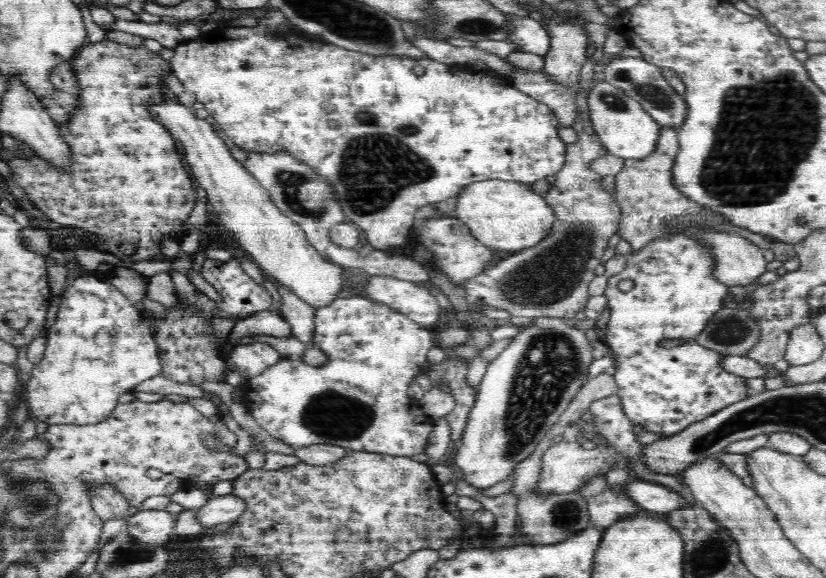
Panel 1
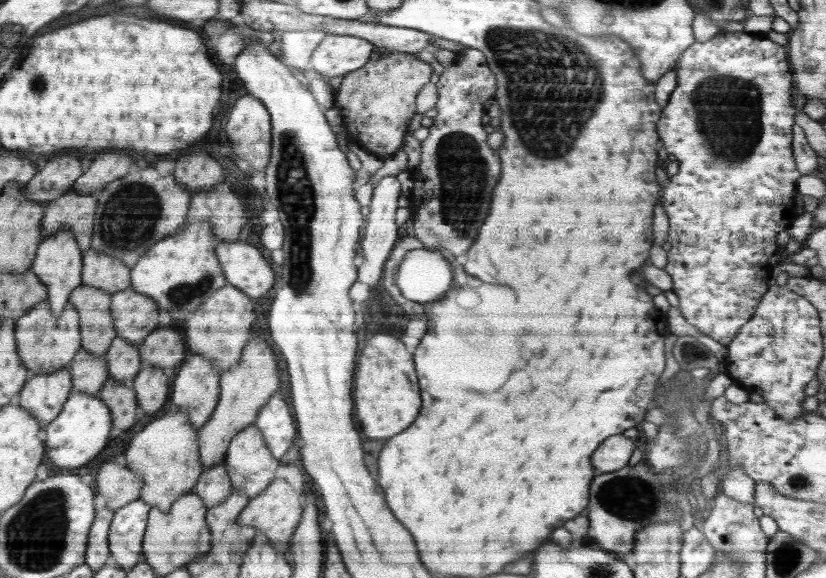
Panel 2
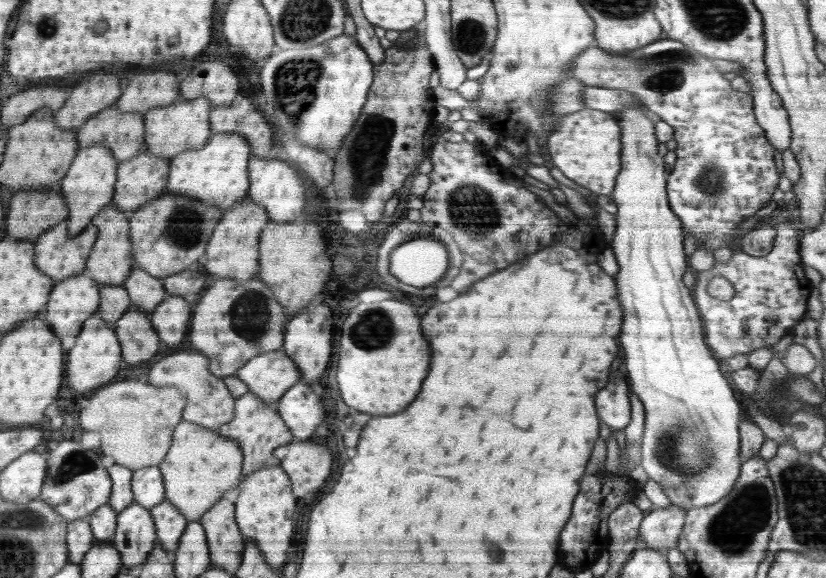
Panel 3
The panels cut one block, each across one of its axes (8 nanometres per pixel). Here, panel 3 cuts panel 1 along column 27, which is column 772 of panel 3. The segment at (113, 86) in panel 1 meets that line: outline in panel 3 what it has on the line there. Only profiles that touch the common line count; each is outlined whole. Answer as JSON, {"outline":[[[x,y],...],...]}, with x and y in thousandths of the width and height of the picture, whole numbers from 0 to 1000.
{"outline":[[[811,66],[797,67],[782,80],[763,87],[760,92],[751,92],[751,95],[726,85],[722,76],[718,76],[695,100],[688,131],[695,133],[695,137],[700,137],[700,140],[712,149],[759,156],[769,166],[772,166],[775,180],[777,180],[792,204],[804,208],[804,211],[808,211],[816,221],[817,230],[815,232],[815,240],[821,247],[816,263],[821,273],[818,273],[816,294],[814,294],[814,299],[809,304],[808,343],[814,369],[818,370],[818,375],[823,379],[828,405],[834,401],[843,412],[843,426],[845,426],[845,420],[852,420],[860,436],[864,436],[864,433],[870,427],[885,427],[886,422],[890,422],[891,413],[895,412],[895,400],[891,394],[891,388],[900,384],[903,375],[910,375],[935,344],[936,334],[939,325],[942,325],[943,317],[943,299],[936,273],[938,258],[927,240],[926,225],[916,213],[910,166],[907,166],[906,161],[896,159],[895,156],[887,156],[884,149],[883,131],[868,121],[867,114],[862,111],[862,102],[854,99],[852,93],[835,88],[826,73]]]}

